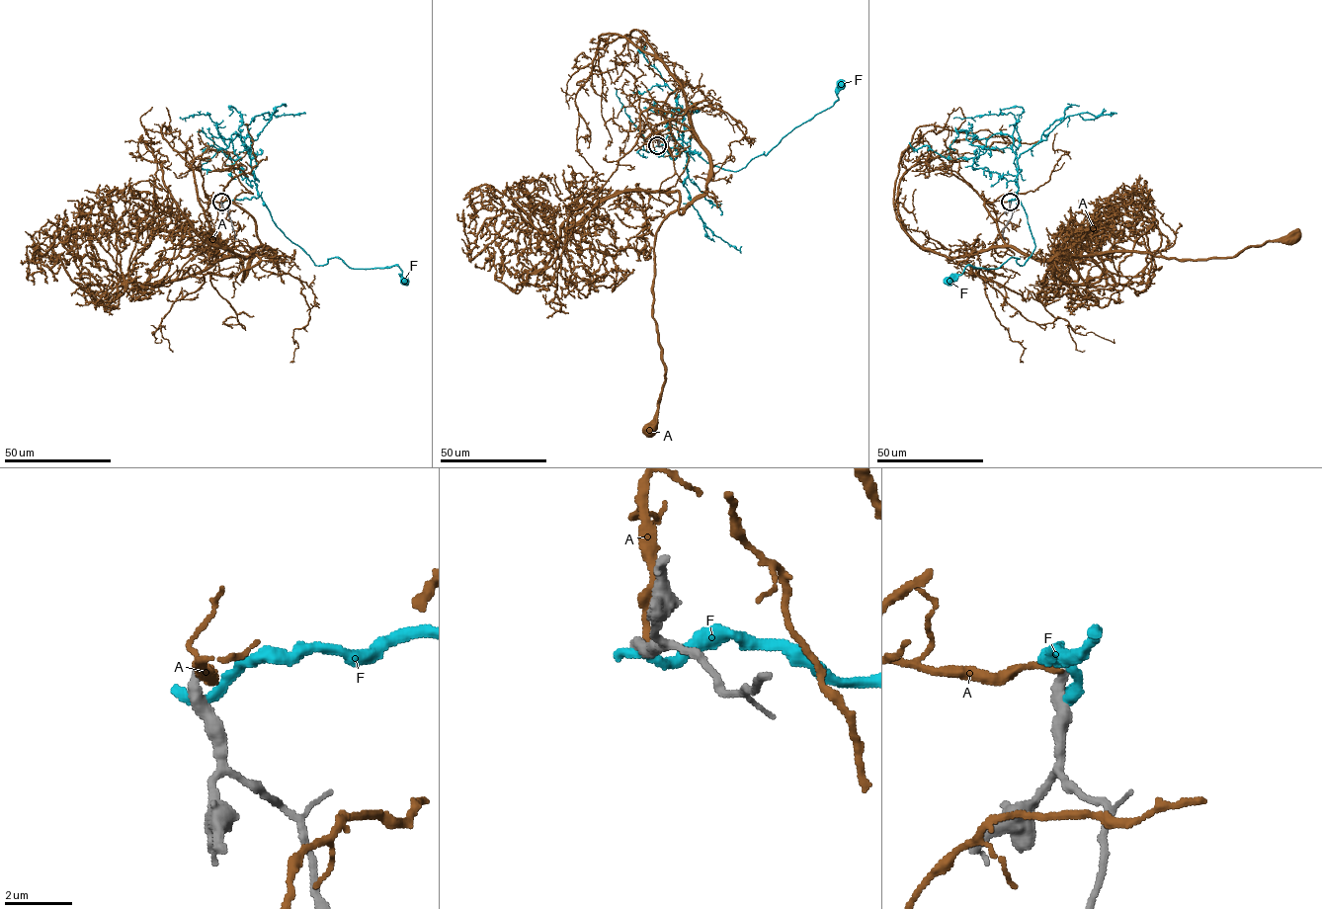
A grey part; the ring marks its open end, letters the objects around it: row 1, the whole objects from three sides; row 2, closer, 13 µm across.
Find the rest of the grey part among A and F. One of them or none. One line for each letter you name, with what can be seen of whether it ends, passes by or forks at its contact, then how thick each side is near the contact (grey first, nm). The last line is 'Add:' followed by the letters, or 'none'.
Add: none

